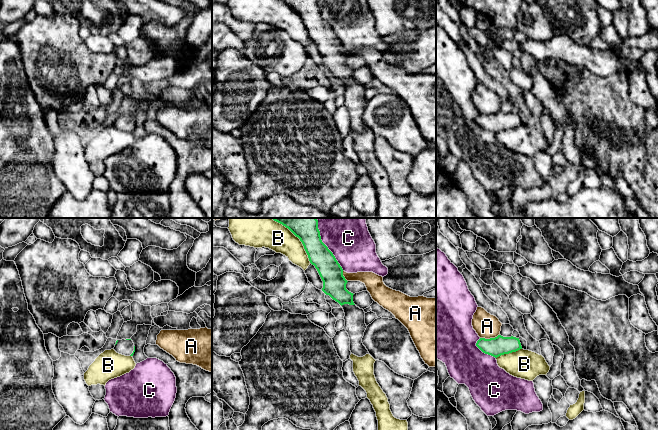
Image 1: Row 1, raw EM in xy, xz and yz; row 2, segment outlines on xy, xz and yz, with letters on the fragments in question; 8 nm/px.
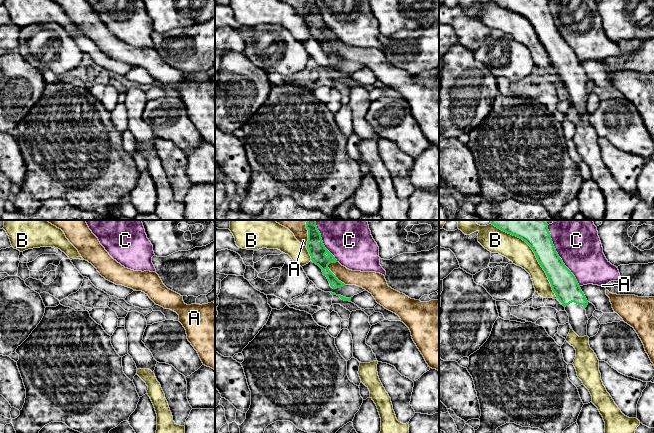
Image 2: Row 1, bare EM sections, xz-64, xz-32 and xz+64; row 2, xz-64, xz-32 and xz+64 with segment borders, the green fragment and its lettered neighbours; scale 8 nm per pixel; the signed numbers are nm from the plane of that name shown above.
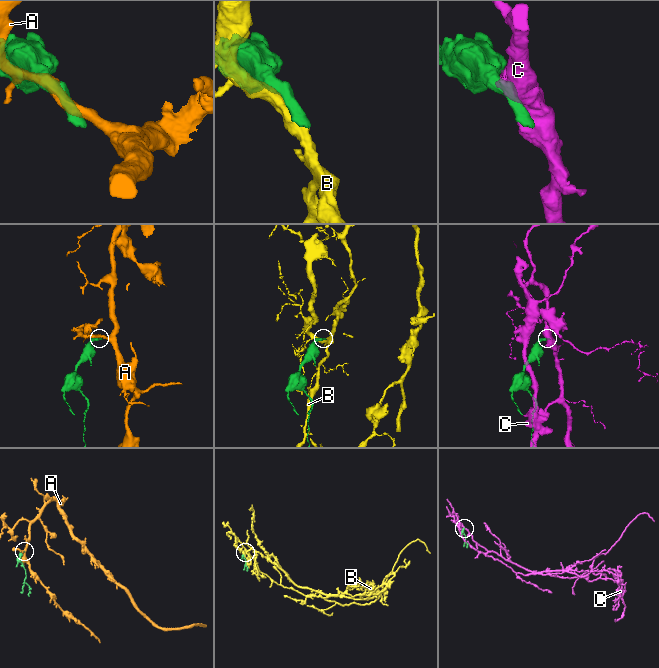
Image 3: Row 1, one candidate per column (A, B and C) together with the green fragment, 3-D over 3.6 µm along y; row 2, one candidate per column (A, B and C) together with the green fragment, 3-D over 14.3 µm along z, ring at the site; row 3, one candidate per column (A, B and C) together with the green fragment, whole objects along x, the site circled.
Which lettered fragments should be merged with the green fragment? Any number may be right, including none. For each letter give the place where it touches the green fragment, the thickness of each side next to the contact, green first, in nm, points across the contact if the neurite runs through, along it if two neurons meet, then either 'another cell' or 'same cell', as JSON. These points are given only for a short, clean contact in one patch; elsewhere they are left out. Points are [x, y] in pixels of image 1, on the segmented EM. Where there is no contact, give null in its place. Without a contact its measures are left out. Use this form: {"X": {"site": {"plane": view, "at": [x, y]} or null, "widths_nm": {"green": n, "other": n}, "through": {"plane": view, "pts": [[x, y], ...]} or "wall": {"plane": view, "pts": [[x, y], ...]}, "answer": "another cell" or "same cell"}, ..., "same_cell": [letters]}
{"A": {"site": {"plane": "yz", "at": [490, 338]}, "widths_nm": {"green": 150, "other": 200}, "answer": "another cell"}, "B": {"site": {"plane": "xz", "at": [297, 236]}, "widths_nm": {"green": 260, "other": 220}, "answer": "another cell"}, "C": {"site": {"plane": "xz", "at": [324, 244]}, "widths_nm": {"green": 240, "other": 380}, "answer": "another cell"}, "same_cell": []}

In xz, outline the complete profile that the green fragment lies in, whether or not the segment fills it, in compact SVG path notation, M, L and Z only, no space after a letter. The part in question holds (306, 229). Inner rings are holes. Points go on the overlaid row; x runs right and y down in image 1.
M272 218L288 228L302 242L309 261L317 269L322 281L322 291L338 302L345 313L344 329L350 338L352 354L363 357L369 354L362 343L365 324L365 312L353 302L353 293L346 289L347 280L343 269L333 253L322 242L316 218Z

